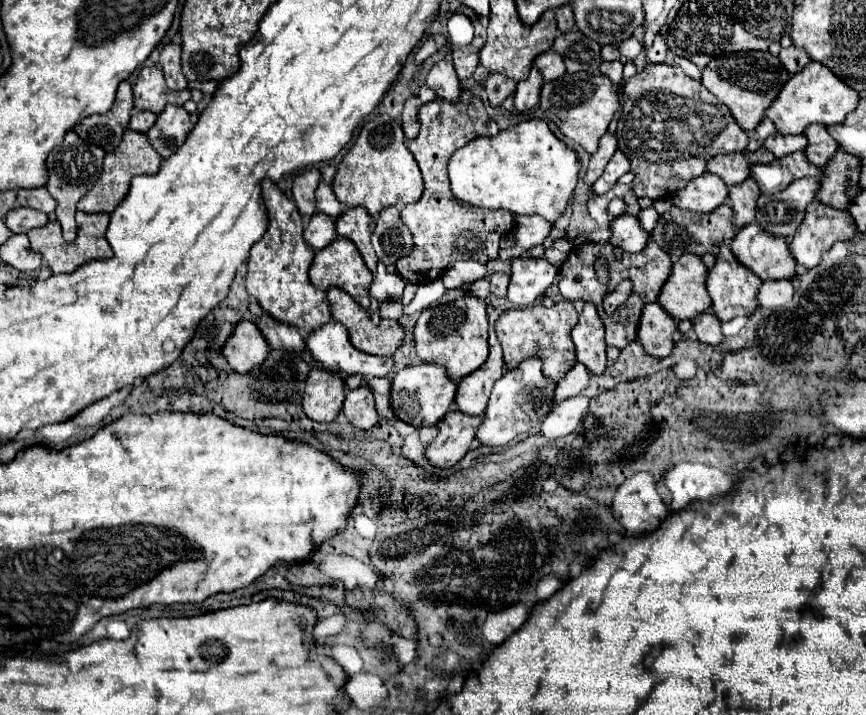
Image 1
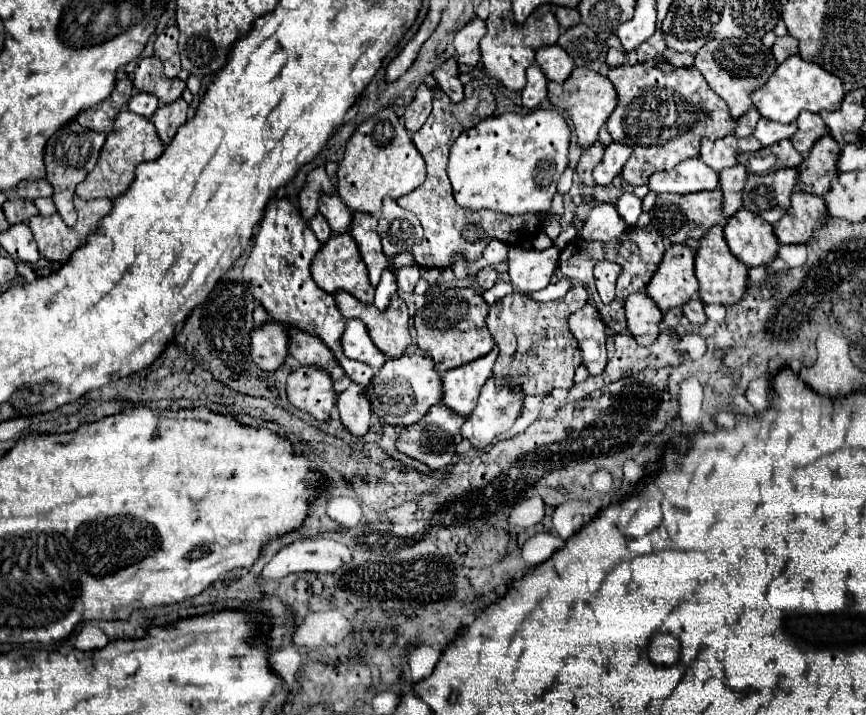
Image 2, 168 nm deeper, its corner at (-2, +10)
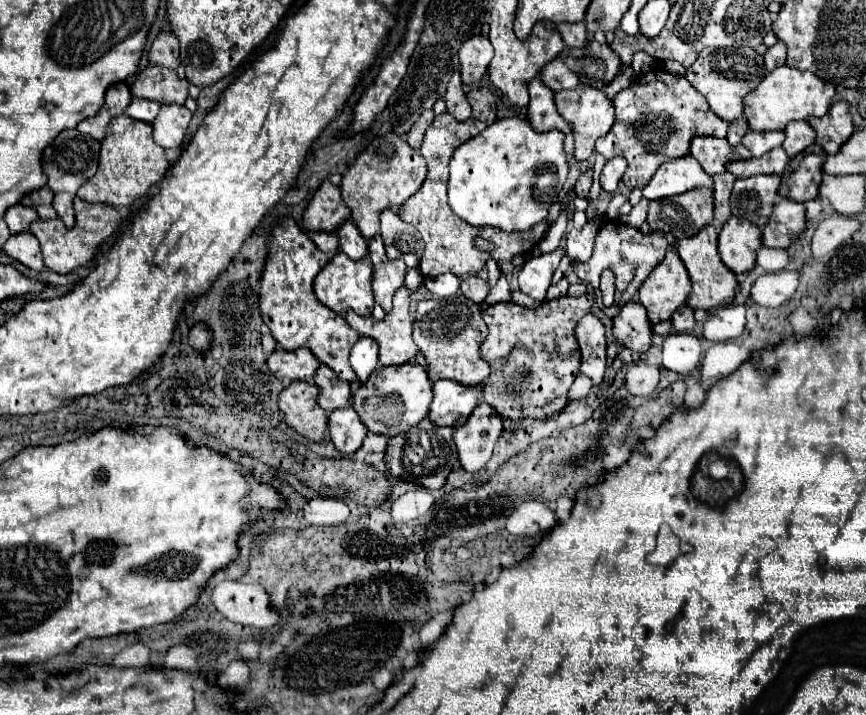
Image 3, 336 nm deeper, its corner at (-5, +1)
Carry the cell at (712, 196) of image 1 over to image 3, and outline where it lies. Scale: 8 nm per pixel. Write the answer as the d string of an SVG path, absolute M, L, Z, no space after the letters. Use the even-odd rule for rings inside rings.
M687 155L675 161L663 163L653 175L653 179L643 187L643 197L653 201L653 199L681 195L683 191L691 191L697 187L713 189L713 177L701 171L701 165L697 163L697 159Z

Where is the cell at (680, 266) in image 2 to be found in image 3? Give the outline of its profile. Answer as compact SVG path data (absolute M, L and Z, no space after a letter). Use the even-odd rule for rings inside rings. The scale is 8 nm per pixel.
M671 247L665 259L653 269L643 287L639 289L639 301L645 305L651 323L671 319L677 307L685 305L691 291L691 279L681 263L681 257Z

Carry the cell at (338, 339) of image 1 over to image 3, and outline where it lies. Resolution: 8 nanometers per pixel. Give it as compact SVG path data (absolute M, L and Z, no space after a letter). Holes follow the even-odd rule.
M359 337L359 341L353 345L349 361L351 361L353 371L361 379L361 383L365 383L369 379L369 375L377 369L377 363L379 363L377 355L379 355L377 341L373 341L369 337Z

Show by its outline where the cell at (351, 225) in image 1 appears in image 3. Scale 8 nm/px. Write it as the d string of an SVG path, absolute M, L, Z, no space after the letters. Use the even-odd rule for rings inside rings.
M381 235L369 239L369 259L373 263L373 297L385 309L391 311L391 297L403 285L407 267L401 261L389 261L385 255L385 247Z

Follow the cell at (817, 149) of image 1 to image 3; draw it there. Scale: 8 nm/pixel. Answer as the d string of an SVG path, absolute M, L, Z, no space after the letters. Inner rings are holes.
M791 121L785 127L785 135L787 135L787 139L783 143L783 149L787 151L789 157L795 157L795 155L803 153L817 139L813 127L809 127L807 121Z

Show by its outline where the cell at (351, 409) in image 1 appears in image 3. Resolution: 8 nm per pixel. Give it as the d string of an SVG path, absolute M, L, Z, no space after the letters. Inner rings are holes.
M347 407L329 415L329 433L331 441L343 455L353 455L361 447L367 435L367 427L361 423L361 419L357 419L357 413Z

